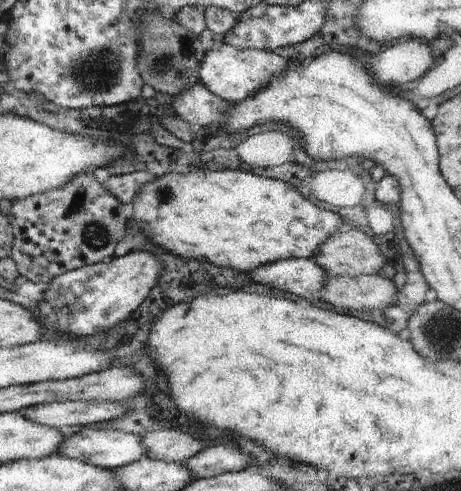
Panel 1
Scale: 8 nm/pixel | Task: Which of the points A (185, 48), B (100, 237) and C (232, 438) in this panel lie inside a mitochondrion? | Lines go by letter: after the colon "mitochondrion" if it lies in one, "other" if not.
A: mitochondrion
B: mitochondrion
C: other

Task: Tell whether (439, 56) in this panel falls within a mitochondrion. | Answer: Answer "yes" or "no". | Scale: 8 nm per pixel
no

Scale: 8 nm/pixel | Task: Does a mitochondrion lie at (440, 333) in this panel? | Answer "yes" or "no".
yes

